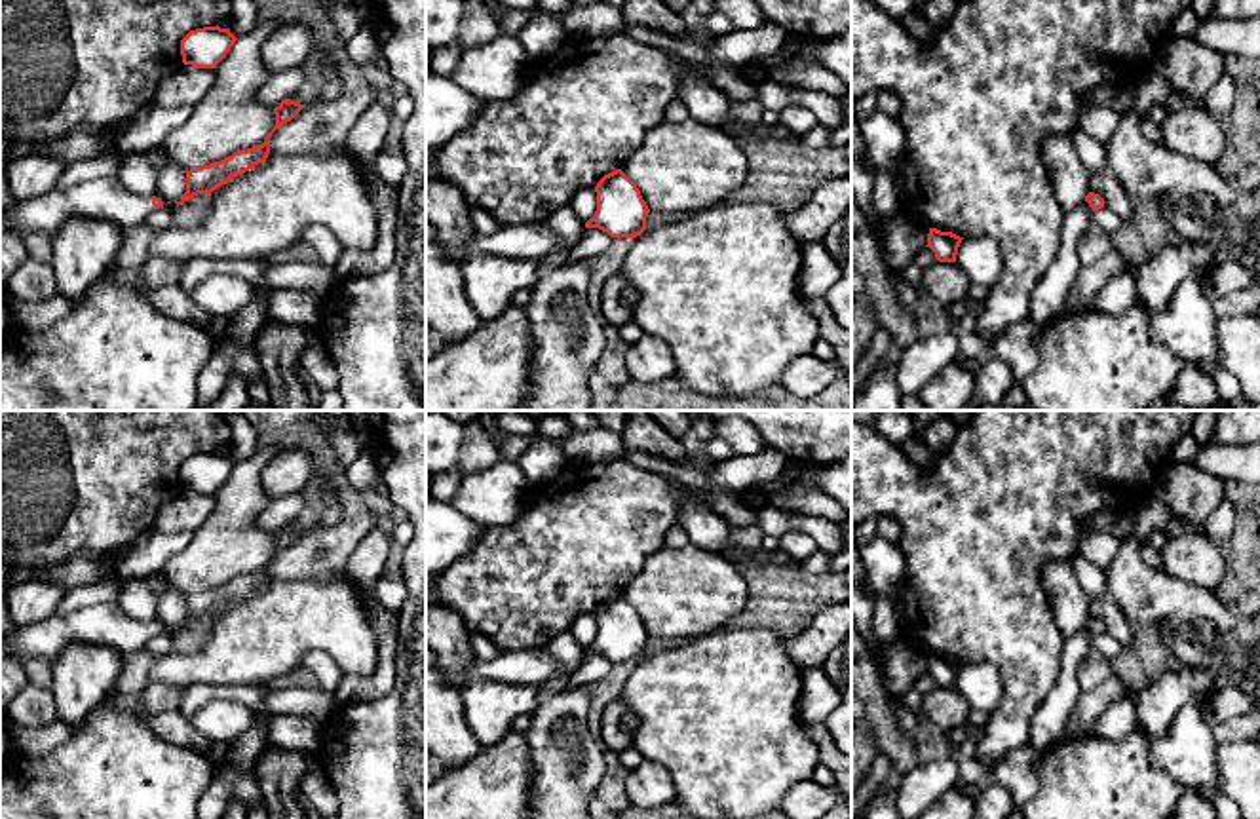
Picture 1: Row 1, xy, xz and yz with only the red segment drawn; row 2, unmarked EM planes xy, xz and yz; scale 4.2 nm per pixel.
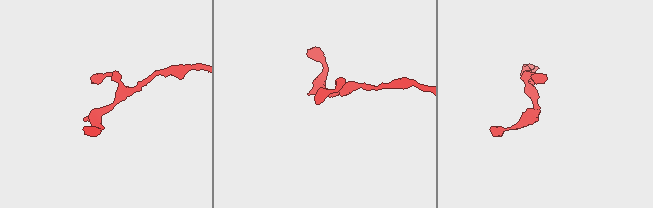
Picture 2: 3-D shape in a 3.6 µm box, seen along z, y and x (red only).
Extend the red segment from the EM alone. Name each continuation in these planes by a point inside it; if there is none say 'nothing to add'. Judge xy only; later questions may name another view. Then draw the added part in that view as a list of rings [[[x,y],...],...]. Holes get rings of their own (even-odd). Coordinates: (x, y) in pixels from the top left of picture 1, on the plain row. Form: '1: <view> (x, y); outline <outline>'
1: xy (105, 624); outline [[[95,602],[68,616],[53,614],[44,621],[17,627],[11,637],[0,637],[0,654],[55,659],[70,642],[93,642],[137,656],[152,637],[152,623],[129,619],[118,602]]]

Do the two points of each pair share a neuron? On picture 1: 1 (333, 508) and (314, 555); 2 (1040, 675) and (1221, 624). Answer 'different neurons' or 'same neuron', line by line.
1: different neurons
2: different neurons

